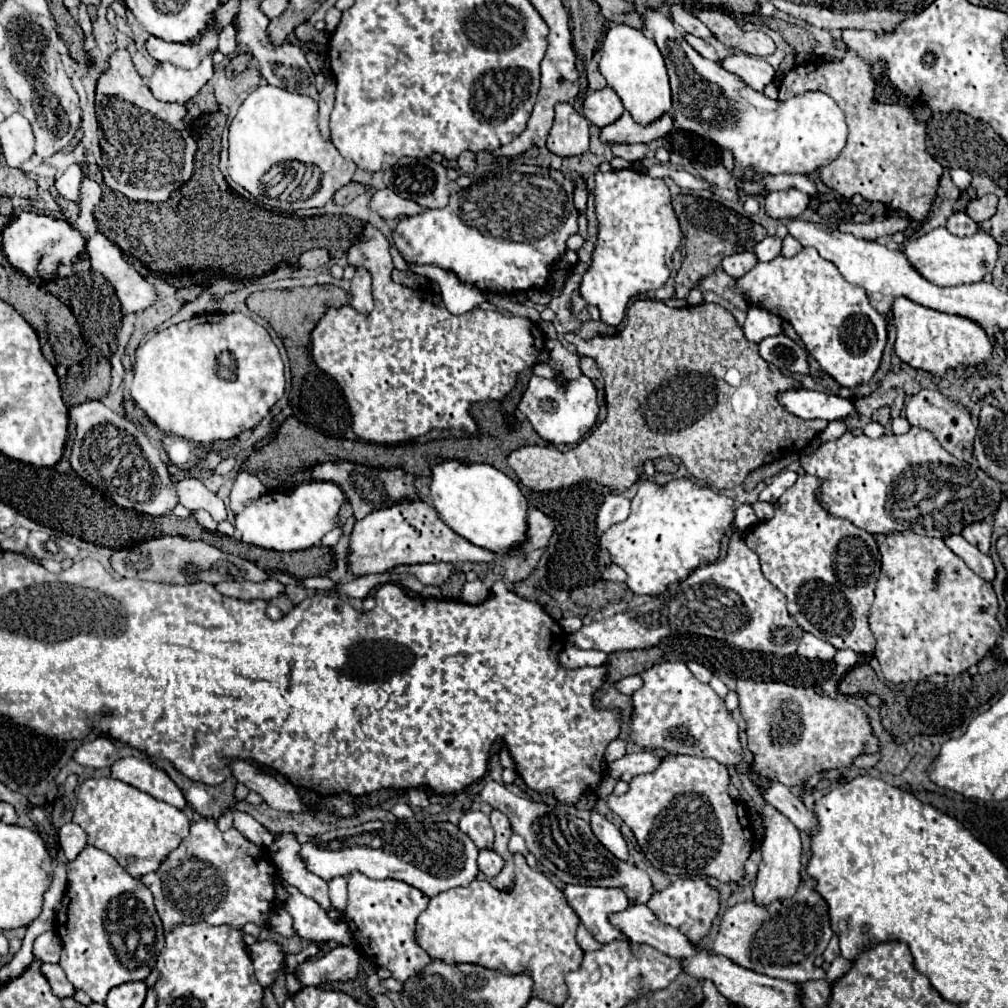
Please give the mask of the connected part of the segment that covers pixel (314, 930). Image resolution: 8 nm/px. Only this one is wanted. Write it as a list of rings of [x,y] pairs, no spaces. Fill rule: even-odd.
[[[281,879],[277,881],[277,899],[283,903],[283,909],[291,913],[299,937],[309,941],[337,941],[353,947],[353,933],[345,921],[331,921],[313,899]]]

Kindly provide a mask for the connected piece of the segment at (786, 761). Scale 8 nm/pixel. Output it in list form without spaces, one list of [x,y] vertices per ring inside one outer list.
[[[745,679],[737,681],[737,693],[757,769],[787,787],[803,785],[819,771],[851,767],[857,755],[879,751],[867,715],[849,701],[821,697],[807,687]]]

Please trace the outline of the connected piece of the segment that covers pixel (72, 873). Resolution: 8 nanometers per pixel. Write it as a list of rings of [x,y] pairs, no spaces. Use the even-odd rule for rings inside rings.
[[[85,845],[85,849],[67,863],[67,891],[55,917],[55,929],[61,939],[61,969],[75,989],[85,991],[91,1001],[103,1003],[109,989],[127,981],[143,981],[155,967],[159,951],[165,947],[161,919],[153,907],[153,895],[141,879],[131,877],[109,853]]]

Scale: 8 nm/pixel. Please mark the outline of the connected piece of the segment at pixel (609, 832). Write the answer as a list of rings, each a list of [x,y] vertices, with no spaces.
[[[591,813],[591,829],[595,837],[605,845],[607,851],[611,851],[617,859],[623,859],[623,861],[627,859],[627,843],[611,821],[607,821],[599,813]]]

